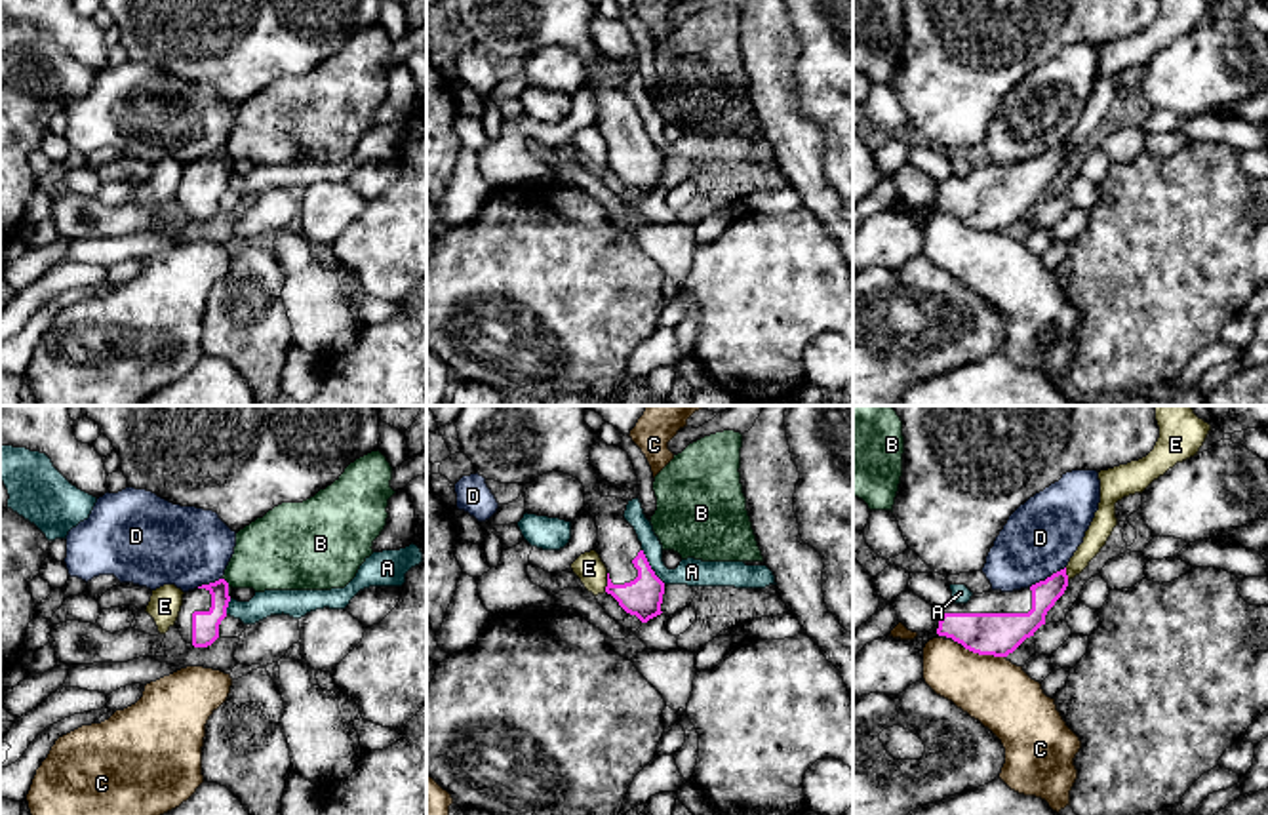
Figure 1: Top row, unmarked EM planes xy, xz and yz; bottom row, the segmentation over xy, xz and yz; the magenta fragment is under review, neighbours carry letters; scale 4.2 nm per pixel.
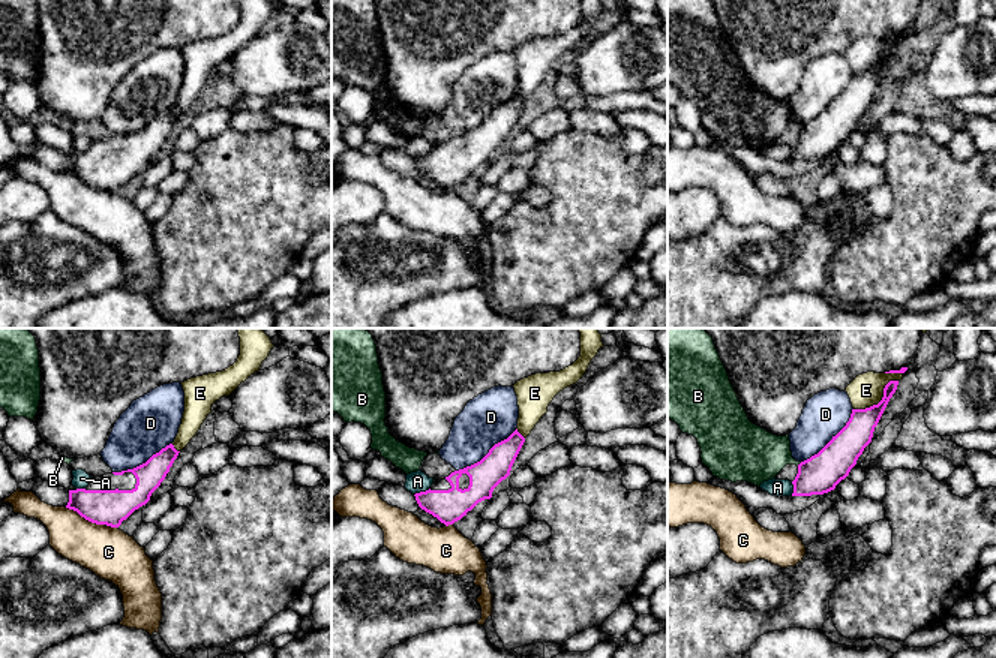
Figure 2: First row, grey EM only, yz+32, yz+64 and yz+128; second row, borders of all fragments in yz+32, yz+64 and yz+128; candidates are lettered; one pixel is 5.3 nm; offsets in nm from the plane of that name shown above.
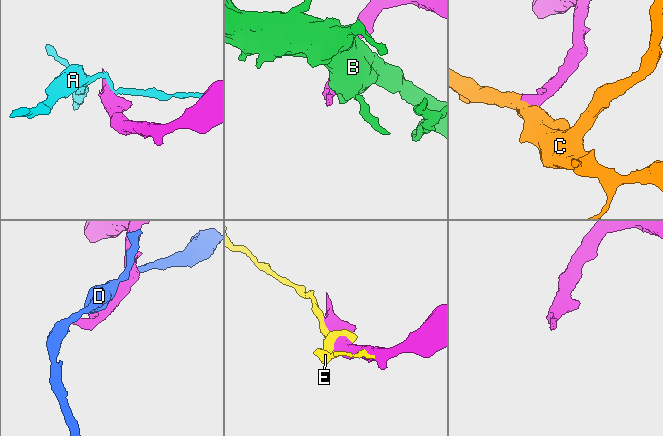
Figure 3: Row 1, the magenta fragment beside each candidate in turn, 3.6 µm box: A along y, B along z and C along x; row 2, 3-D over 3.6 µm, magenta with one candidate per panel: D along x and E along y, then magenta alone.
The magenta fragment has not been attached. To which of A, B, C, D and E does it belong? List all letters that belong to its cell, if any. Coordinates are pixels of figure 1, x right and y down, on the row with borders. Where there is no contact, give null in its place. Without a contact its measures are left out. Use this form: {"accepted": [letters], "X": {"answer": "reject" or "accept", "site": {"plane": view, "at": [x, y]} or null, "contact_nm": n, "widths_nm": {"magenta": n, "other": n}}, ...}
{"accepted": [], "A": {"answer": "reject", "site": {"plane": "xz", "at": [650, 566]}, "contact_nm": 180, "widths_nm": {"magenta": 160, "other": 120}}, "B": {"answer": "reject", "site": {"plane": "xy", "at": [225, 581]}, "contact_nm": 50, "widths_nm": {"magenta": 110, "other": 320}}, "C": {"answer": "reject", "site": {"plane": "yz", "at": [985, 654]}, "contact_nm": 180, "widths_nm": {"magenta": 180, "other": 280}}, "D": {"answer": "reject", "site": {"plane": "yz", "at": [1048, 577]}, "contact_nm": 180, "widths_nm": {"magenta": 130, "other": 320}}, "E": {"answer": "reject", "site": {"plane": "xz", "at": [608, 583]}, "contact_nm": 80, "widths_nm": {"magenta": 160, "other": 120}}}

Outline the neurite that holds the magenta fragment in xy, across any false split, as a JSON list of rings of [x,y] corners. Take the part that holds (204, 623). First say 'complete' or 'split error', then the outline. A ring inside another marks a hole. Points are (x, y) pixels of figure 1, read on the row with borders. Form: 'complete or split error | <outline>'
split error | [[[219,579],[183,594],[175,626],[194,647],[208,647],[219,638],[219,625],[227,617],[228,583]]]

